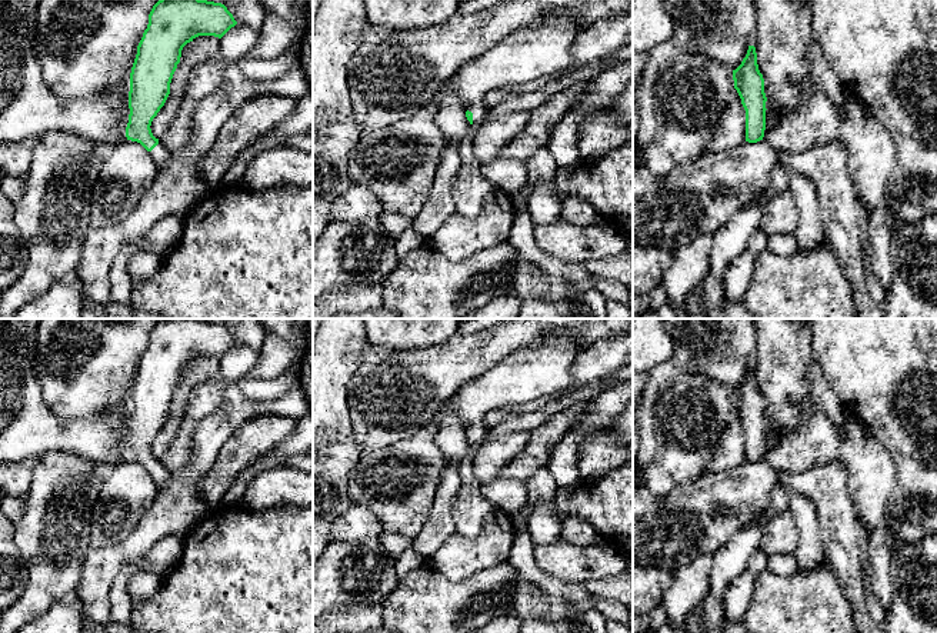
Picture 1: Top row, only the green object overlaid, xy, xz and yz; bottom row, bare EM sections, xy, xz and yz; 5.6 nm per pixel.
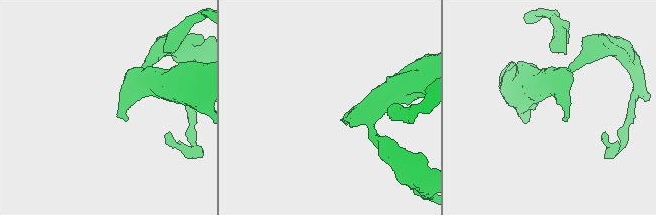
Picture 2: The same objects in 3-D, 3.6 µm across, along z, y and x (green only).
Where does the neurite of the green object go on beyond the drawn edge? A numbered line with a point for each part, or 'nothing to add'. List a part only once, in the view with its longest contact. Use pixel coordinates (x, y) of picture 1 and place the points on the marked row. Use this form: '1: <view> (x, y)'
1: xz (480, 110)

